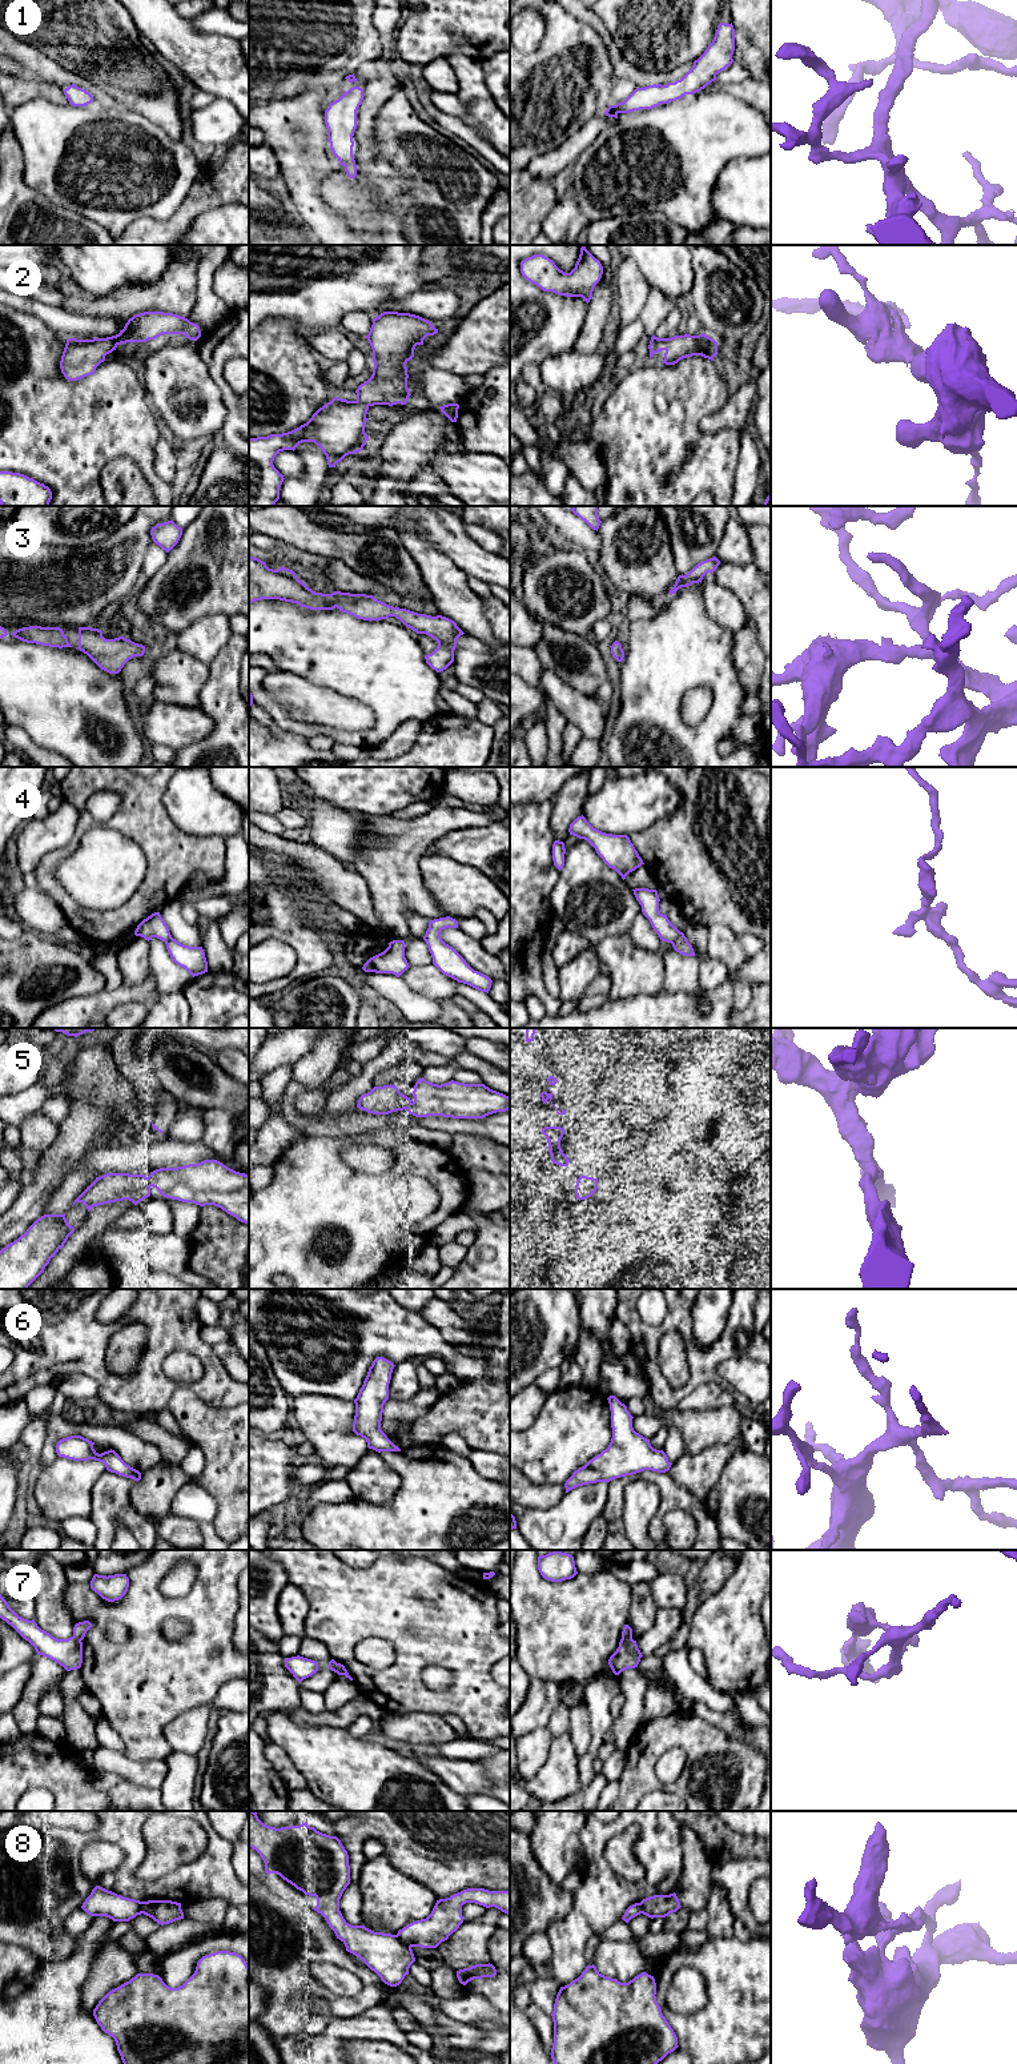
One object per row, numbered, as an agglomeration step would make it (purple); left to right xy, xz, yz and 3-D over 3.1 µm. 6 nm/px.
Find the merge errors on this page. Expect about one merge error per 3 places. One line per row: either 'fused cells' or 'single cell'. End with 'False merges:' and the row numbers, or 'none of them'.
1: single cell
2: single cell
3: single cell
4: fused cells
5: single cell
6: single cell
7: fused cells
8: fused cells
False merges: 4, 7, 8

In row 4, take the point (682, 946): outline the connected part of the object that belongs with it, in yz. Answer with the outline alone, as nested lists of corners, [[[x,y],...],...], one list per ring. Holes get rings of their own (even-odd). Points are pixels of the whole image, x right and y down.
[[[683,935],[676,941],[671,943],[674,949],[680,955],[695,956],[692,945],[688,943],[687,937]]]

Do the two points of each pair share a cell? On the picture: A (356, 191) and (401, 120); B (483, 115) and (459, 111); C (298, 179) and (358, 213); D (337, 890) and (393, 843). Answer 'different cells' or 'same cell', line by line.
A: different cells
B: different cells
C: different cells
D: different cells

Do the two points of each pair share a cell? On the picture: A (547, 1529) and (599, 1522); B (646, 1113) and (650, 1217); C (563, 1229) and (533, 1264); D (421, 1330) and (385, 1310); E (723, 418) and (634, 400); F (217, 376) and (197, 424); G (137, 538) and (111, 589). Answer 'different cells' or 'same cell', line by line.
A: different cells
B: different cells
C: different cells
D: same cell
E: different cells
F: different cells
G: same cell

